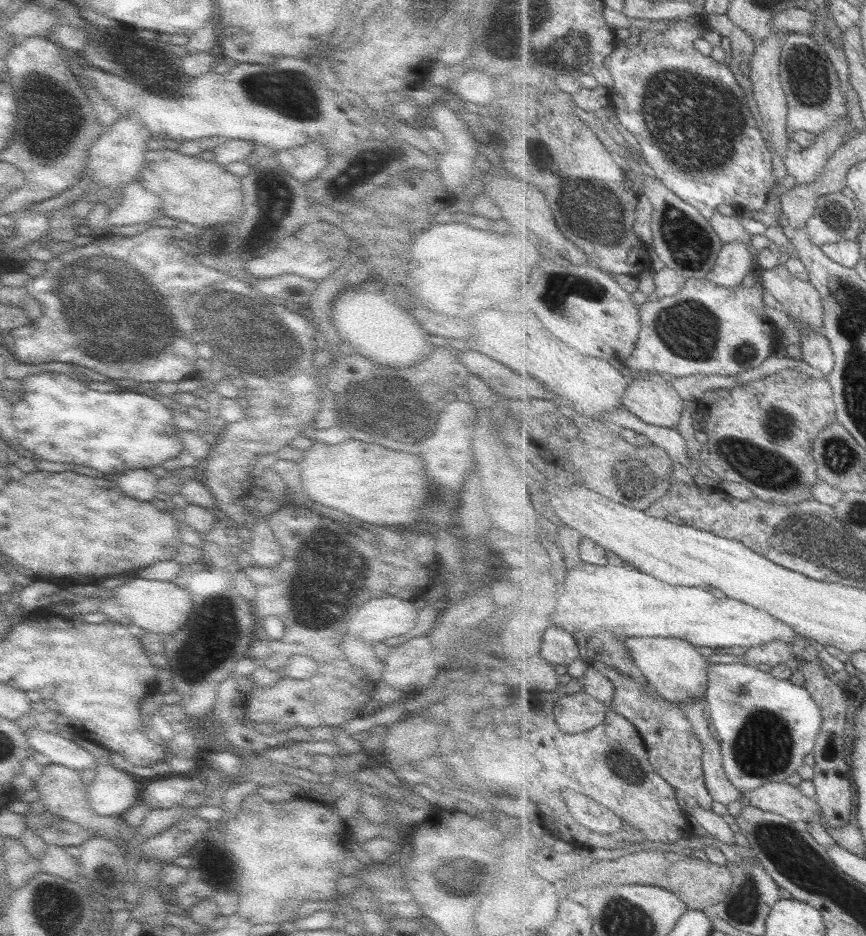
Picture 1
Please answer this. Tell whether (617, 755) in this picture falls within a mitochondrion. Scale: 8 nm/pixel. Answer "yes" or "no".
yes

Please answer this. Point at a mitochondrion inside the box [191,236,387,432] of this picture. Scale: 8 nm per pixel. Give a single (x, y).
(266, 345)

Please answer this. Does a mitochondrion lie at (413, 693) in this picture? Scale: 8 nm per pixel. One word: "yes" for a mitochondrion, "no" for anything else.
no

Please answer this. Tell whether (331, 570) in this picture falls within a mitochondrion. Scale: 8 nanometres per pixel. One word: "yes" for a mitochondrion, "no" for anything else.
yes

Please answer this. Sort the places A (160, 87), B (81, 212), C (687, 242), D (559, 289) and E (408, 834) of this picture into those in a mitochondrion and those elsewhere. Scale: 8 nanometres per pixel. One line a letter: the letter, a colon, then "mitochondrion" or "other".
A: other
B: other
C: mitochondrion
D: mitochondrion
E: other

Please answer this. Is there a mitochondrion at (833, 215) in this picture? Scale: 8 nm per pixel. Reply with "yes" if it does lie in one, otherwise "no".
no

